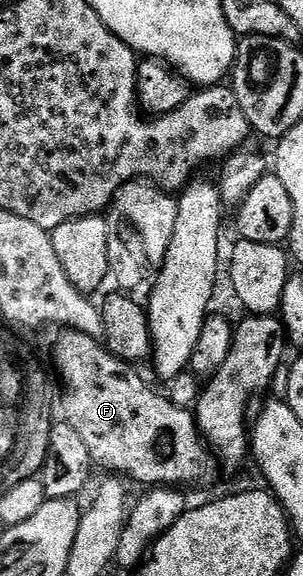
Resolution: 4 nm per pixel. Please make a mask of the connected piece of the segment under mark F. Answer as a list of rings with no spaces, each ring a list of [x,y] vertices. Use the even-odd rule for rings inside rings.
[[[74,329],[58,333],[61,334],[53,345],[53,365],[65,388],[64,420],[83,438],[83,444],[98,470],[109,469],[105,471],[130,482],[138,481],[141,487],[186,487],[203,480],[212,471],[214,458],[197,430],[196,416],[189,409],[179,407],[168,396],[161,394],[160,397],[133,370],[136,368],[130,362],[116,357],[98,338]]]

